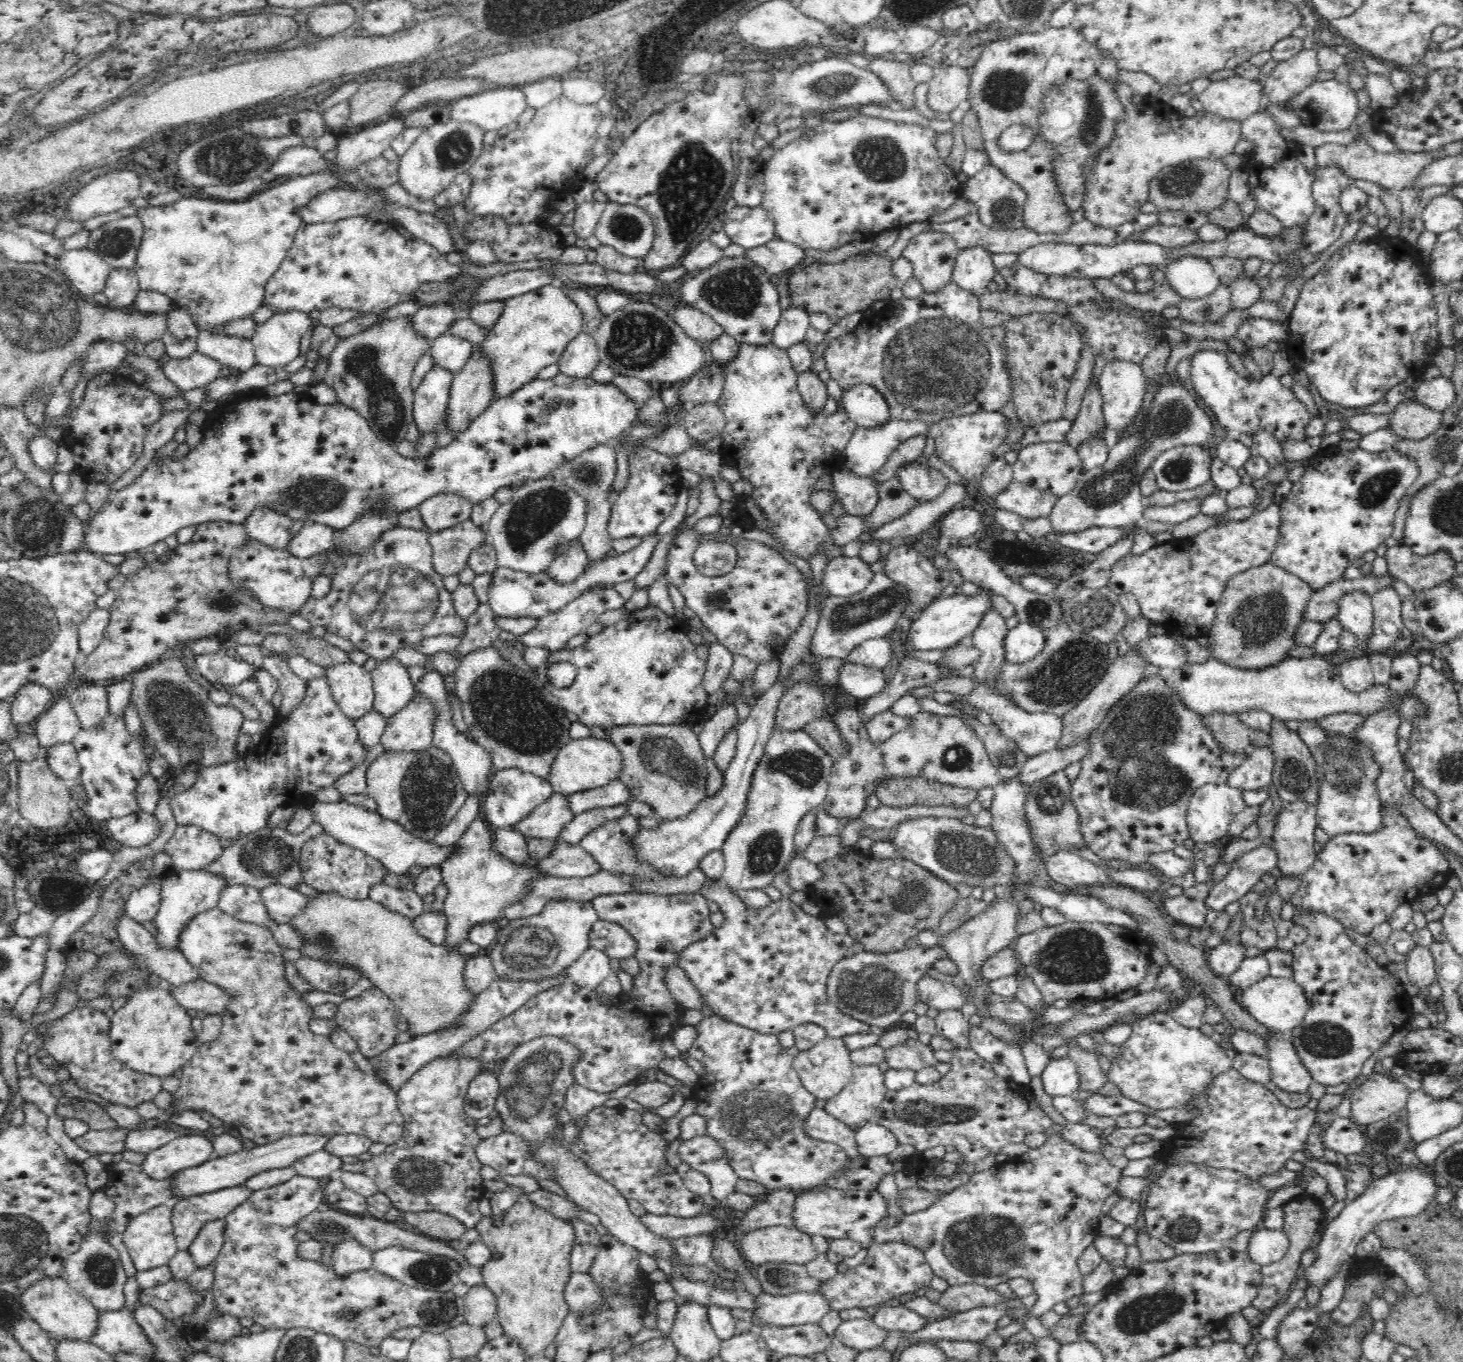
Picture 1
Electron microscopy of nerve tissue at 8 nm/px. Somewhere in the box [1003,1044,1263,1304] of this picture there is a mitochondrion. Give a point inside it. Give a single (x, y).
(1185, 1228)

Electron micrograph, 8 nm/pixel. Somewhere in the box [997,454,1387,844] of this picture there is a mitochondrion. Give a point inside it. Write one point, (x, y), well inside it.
(1135, 775)

